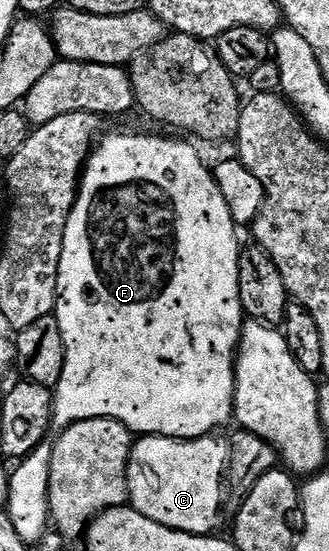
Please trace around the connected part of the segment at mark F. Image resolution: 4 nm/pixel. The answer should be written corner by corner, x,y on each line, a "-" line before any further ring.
114,132
114,133
112,133
112,134
111,134
111,136
106,136
106,137
104,137
104,136
105,136
105,135
103,135
103,136
102,136
102,137
101,137
101,139
99,139
99,140
98,140
98,141
97,141
97,143
95,143
95,144
94,144
94,145
93,145
93,148
92,148
92,151
91,151
91,152
90,152
90,154
89,154
89,156
88,156
88,159
87,159
87,161
86,161
86,163
85,163
85,165
84,165
84,167
83,167
83,170
82,170
82,175
81,175
81,177
80,177
80,179
79,179
79,182
78,182
78,192
77,192
77,195
76,195
76,196
75,196
75,198
74,198
74,204
73,204
73,205
71,205
71,207
70,207
70,213
69,213
69,214
68,214
68,218
67,218
67,219
66,219
66,225
65,225
65,226
64,226
64,232
63,232
63,234
62,234
62,248
61,248
61,249
59,249
59,251
58,251
58,277
57,277
57,278
56,278
56,294
55,294
55,295
54,295
54,310
53,310
53,313
52,313
52,315
53,315
53,317
54,317
54,321
56,321
56,323
58,323
58,326
59,326
59,328
60,328
60,334
61,334
61,335
62,335
62,373
61,373
61,374
60,374
60,376
59,376
59,378
58,378
58,383
57,383
57,384
55,384
55,385
53,385
53,388
52,388
52,424
53,424
53,427
54,427
54,424
55,424
55,426
56,426
56,427
55,427
55,429
58,429
58,430
61,430
61,429
64,429
64,428
67,428
67,427
68,427
68,426
69,426
69,424
75,424
75,423
76,423
76,422
80,422
80,421
81,421
81,420
115,420
115,421
116,421
116,422
120,422
120,423
121,423
121,424
122,424
122,425
123,425
123,426
124,426
124,427
125,427
125,428
129,428
129,429
130,429
130,431
131,431
131,433
134,433
134,434
137,434
137,435
138,435
138,436
139,436
139,437
143,437
143,436
167,436
167,437
168,437
168,438
176,438
176,439
177,439
177,440
195,440
195,439
196,439
196,438
200,438
200,437
201,437
201,436
209,436
209,435
211,435
211,434
214,434
214,433
217,433
217,432
218,432
218,431
219,431
219,430
218,430
218,429
217,429
217,428
222,428
222,427
224,427
224,426
225,426
225,424
226,424
226,423
228,423
228,422
229,422
229,423
231,423
231,420
232,420
232,417
233,417
233,414
234,414
234,366
235,366
235,363
236,363
236,351
237,351
237,349
238,349
238,341
239,341
239,340
240,340
240,339
241,339
241,336
242,336
242,325
243,325
243,323
244,323
244,313
243,313
243,311
242,311
242,303
241,303
241,302
240,302
240,282
239,282
239,281
238,281
238,253
239,253
239,251
240,251
240,243
239,243
239,244
238,244
238,236
237,236
237,234
236,234
236,233
234,233
234,231
236,231
236,225
235,225
235,222
234,222
234,219
233,219
233,218
232,218
232,214
231,214
231,213
230,213
230,211
229,211
229,210
228,210
228,202
224,202
224,194
220,194
220,190
219,190
219,189
218,189
218,187
217,187
217,186
216,186
216,182
215,182
215,181
214,181
214,174
213,174
213,171
211,171
211,169
210,169
210,168
209,168
209,167
207,167
207,168
205,168
205,166
204,166
204,165
202,165
202,160
201,160
201,158
200,158
200,157
198,157
198,152
197,152
197,150
196,150
196,149
194,149
194,148
193,148
193,146
192,146
192,145
190,145
190,144
185,144
185,142
184,142
184,141
182,141
182,140
169,140
169,138
168,138
168,137
166,137
166,136
141,136
141,134
140,134
140,133
138,133
138,132

